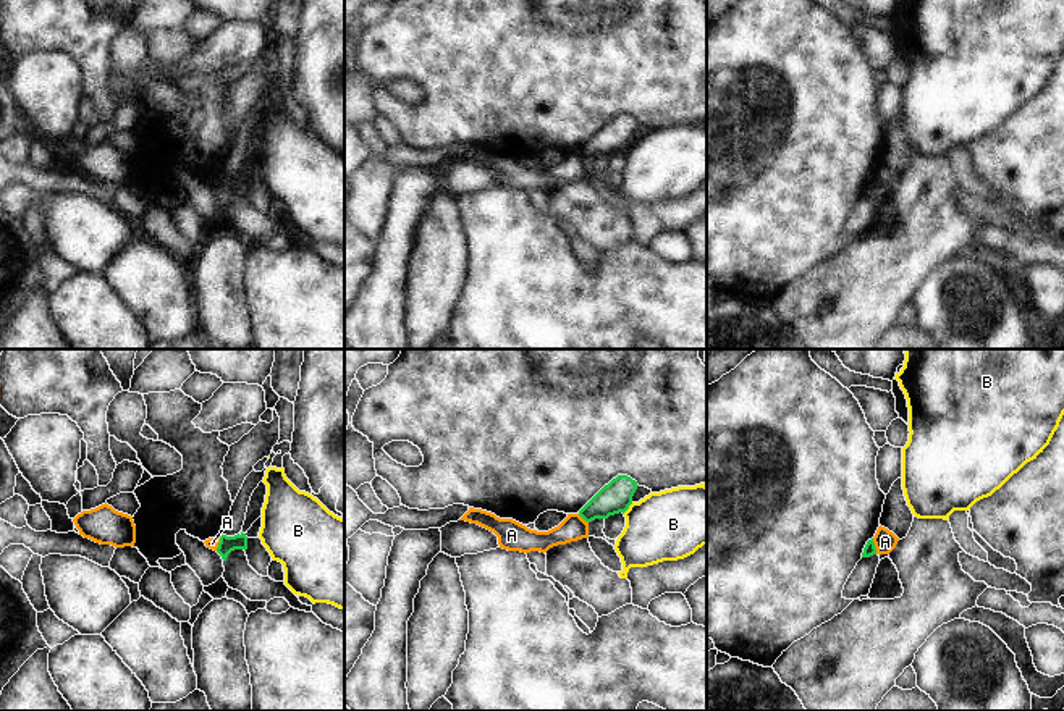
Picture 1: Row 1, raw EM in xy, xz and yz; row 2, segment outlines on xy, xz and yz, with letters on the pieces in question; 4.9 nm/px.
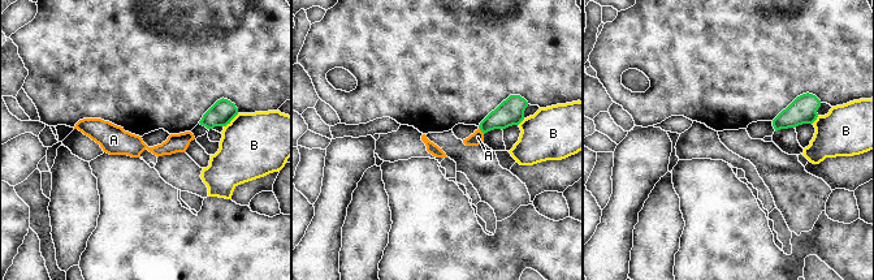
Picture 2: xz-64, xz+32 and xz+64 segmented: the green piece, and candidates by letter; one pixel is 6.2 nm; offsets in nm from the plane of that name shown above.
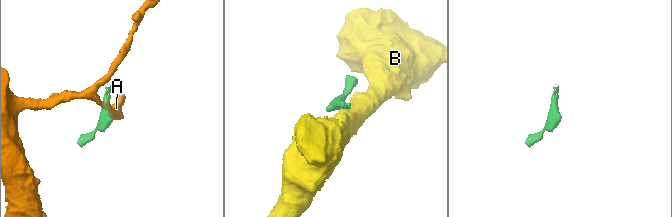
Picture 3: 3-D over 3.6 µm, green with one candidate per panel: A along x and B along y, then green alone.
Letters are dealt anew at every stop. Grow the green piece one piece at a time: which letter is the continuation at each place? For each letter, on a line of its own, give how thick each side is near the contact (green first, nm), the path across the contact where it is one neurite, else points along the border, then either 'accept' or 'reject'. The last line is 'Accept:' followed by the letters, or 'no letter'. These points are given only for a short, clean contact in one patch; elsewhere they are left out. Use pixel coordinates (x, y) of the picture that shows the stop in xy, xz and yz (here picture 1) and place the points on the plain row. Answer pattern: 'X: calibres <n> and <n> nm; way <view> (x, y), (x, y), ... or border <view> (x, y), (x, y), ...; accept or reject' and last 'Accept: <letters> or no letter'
A: calibres 60 and 110 nm; border yz (872, 176), (877, 191); reject
B: calibres 160 and 340 nm; border xz (633, 141), (623, 151); reject
Accept: no letter

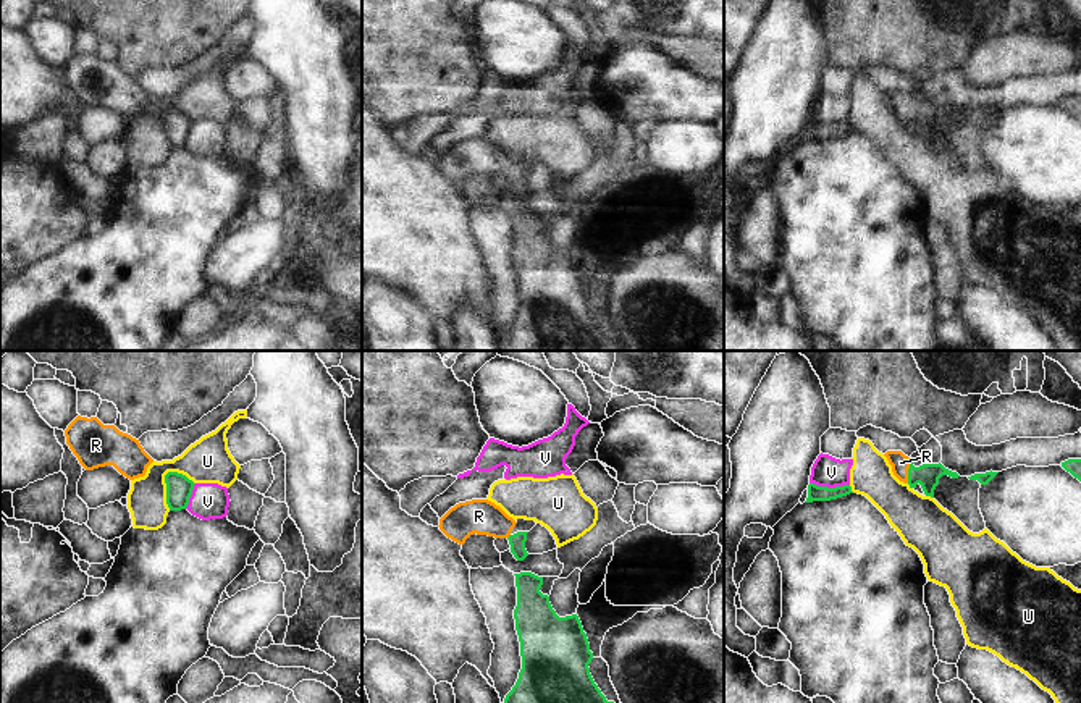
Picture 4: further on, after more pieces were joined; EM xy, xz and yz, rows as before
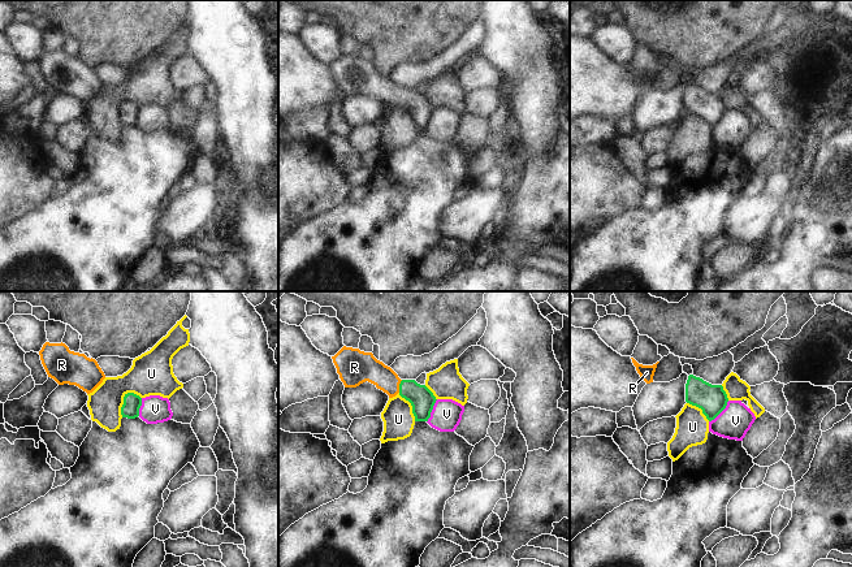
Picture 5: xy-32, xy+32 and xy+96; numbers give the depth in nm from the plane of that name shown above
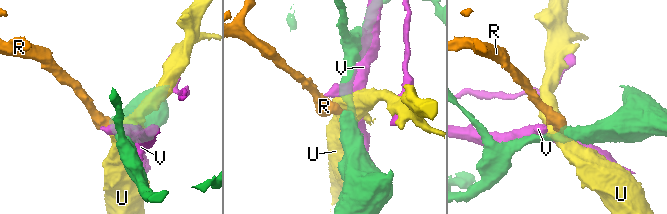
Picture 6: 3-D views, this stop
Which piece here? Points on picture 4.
R: calibres 120 and 90 nm; way yz (928, 113), (908, 110), (900, 101); accept
U: calibres 130 and 220 nm; reject
V: calibres 80 and 150 nm; reject
Accept: R

